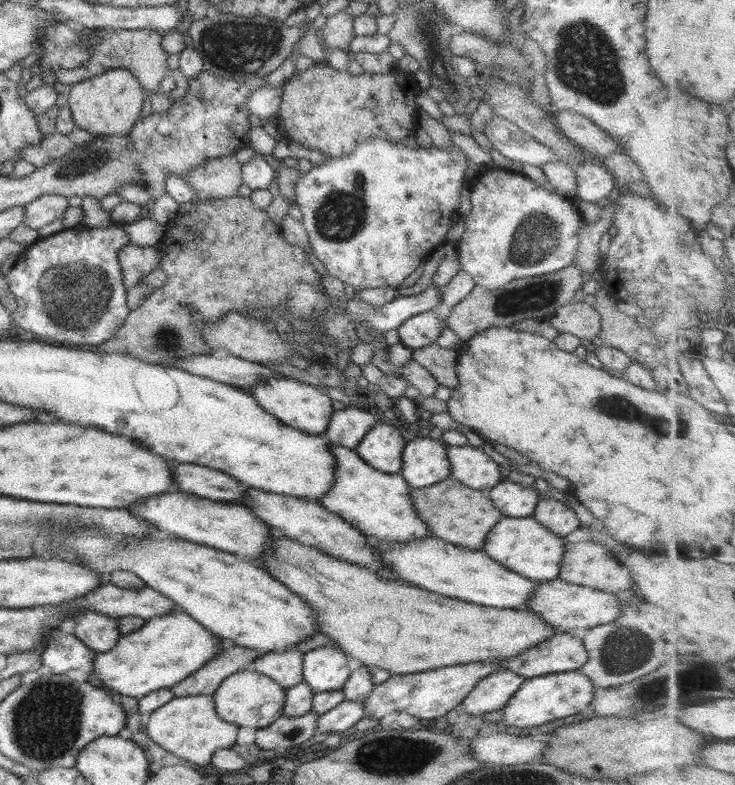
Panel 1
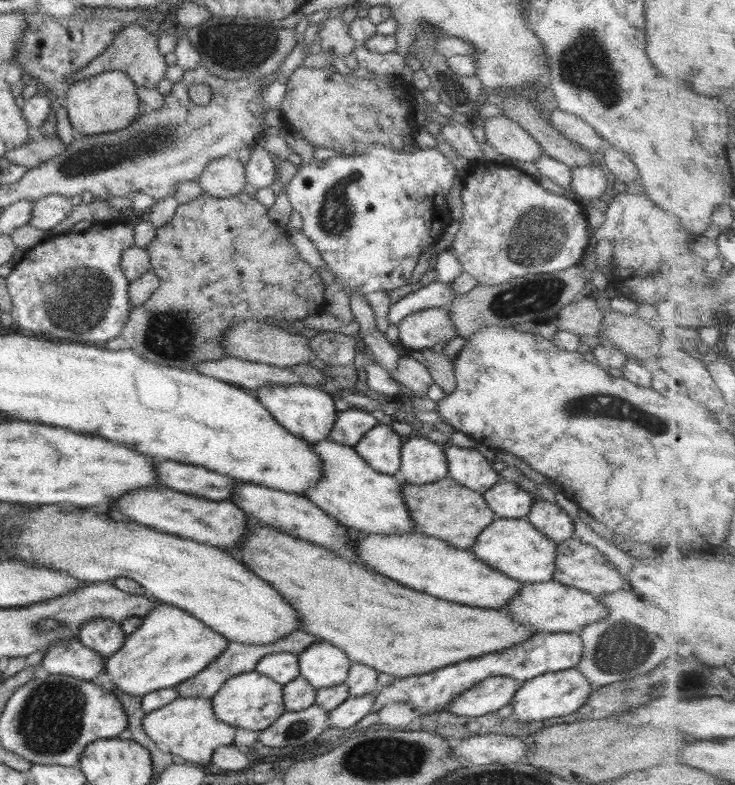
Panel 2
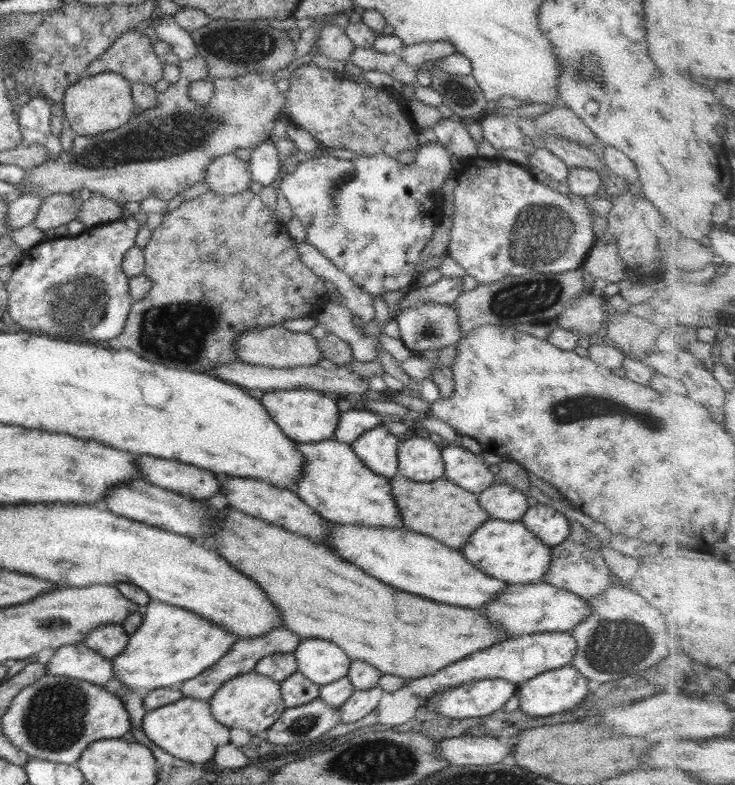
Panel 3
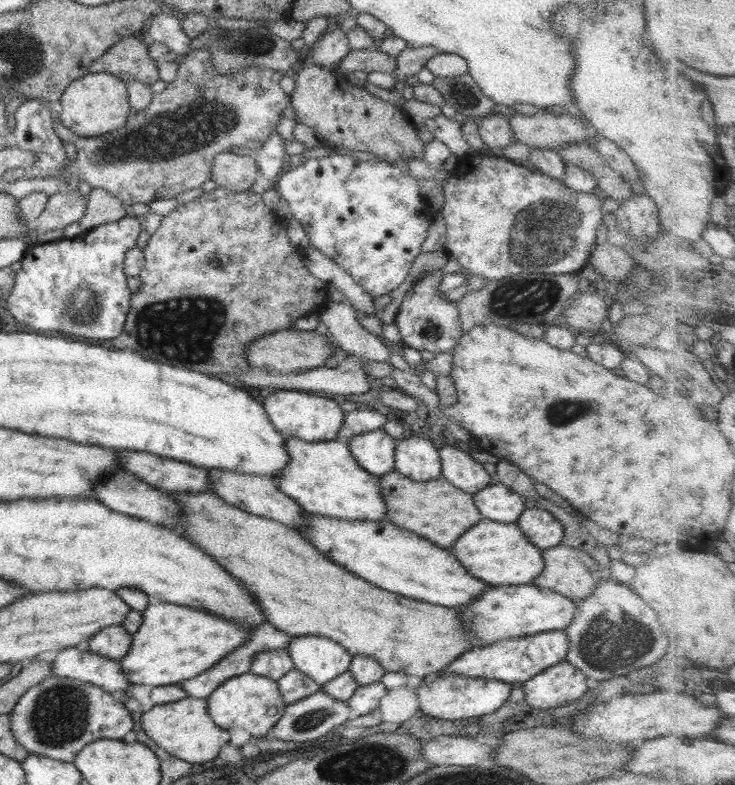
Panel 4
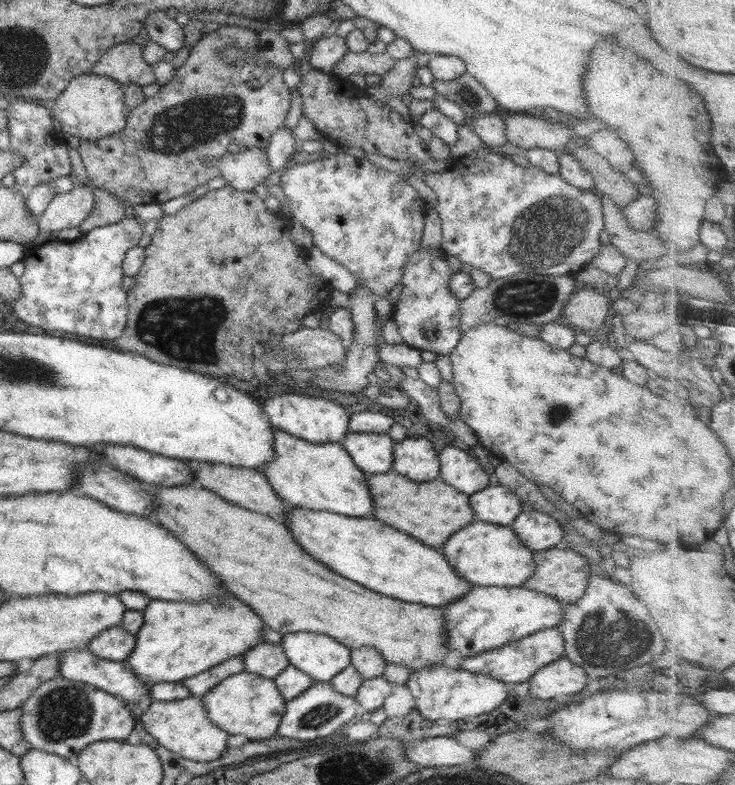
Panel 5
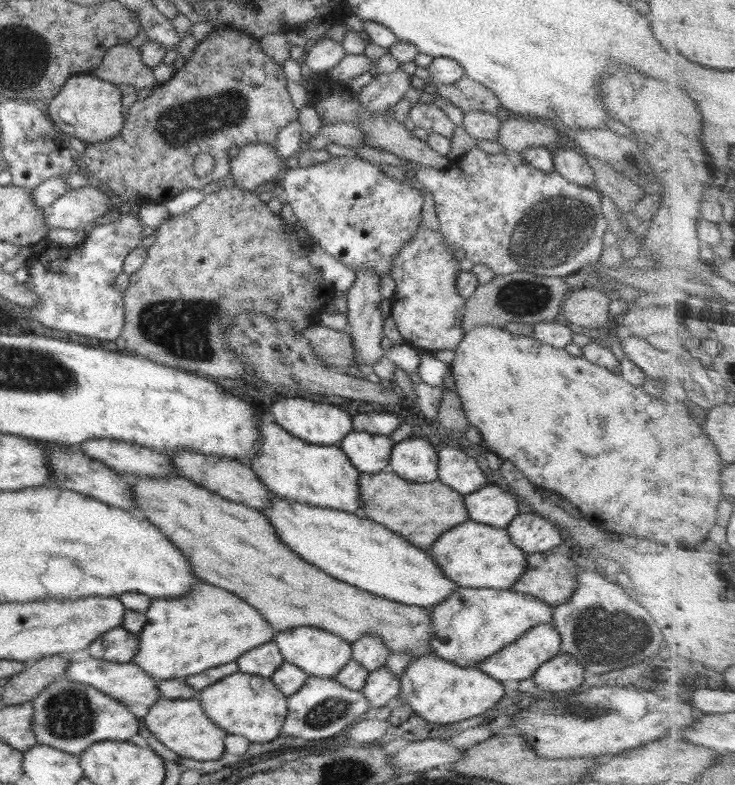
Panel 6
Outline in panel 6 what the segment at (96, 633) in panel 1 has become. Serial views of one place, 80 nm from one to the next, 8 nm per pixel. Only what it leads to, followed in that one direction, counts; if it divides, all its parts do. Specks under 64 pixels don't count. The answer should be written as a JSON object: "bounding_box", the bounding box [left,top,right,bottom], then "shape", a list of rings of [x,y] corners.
{"bounding_box":[88,626,139,664],"shape":[[[120,626],[98,636],[92,641],[88,650],[90,656],[94,658],[124,664],[132,662],[139,651],[139,644],[139,635]]]}

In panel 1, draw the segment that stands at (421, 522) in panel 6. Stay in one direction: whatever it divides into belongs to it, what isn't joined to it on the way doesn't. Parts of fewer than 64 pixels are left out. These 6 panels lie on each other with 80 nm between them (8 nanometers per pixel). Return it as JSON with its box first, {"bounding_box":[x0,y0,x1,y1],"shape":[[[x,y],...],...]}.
{"bounding_box":[409,476,504,549],"shape":[[[452,476],[445,478],[442,482],[431,484],[424,488],[411,487],[409,493],[411,503],[414,505],[418,517],[426,523],[426,526],[431,530],[431,534],[450,544],[456,544],[464,548],[480,549],[485,543],[485,536],[488,531],[504,517],[502,512],[492,504],[487,492],[467,487]]]}

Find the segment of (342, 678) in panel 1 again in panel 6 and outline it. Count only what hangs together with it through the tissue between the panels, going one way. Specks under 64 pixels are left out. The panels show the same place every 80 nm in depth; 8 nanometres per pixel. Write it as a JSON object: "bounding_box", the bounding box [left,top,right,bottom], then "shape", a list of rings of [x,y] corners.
{"bounding_box":[273,626,352,678],"shape":[[[303,626],[291,628],[284,632],[277,632],[273,641],[286,662],[318,678],[336,676],[340,669],[352,659],[352,649],[349,642],[342,640],[331,632],[323,631],[316,627]]]}

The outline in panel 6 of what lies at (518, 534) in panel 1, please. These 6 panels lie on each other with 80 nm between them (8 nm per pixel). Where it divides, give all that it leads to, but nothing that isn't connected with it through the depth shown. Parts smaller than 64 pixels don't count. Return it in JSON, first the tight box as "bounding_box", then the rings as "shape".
{"bounding_box":[427,520,528,589],"shape":[[[468,520],[464,524],[458,524],[454,528],[443,532],[427,550],[434,562],[442,569],[446,578],[449,578],[454,584],[466,588],[509,589],[525,573],[526,557],[528,556],[511,541],[505,528],[494,528],[472,520]]]}

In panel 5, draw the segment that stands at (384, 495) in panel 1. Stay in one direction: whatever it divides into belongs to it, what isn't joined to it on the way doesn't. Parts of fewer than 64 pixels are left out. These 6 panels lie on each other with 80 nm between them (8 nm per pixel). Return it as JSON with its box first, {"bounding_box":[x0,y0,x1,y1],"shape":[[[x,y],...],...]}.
{"bounding_box":[264,429,374,518],"shape":[[[274,429],[275,457],[264,468],[271,489],[292,507],[334,512],[352,518],[373,517],[374,503],[367,488],[367,477],[339,443],[318,444]]]}

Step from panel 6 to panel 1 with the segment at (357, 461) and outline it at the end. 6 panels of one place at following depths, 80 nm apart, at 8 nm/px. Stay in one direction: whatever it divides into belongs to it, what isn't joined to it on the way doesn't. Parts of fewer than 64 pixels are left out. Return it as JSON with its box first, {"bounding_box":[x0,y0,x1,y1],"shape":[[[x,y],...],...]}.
{"bounding_box":[355,418,408,474],"shape":[[[379,418],[364,435],[355,451],[372,468],[390,474],[399,473],[402,468],[402,451],[408,435]]]}

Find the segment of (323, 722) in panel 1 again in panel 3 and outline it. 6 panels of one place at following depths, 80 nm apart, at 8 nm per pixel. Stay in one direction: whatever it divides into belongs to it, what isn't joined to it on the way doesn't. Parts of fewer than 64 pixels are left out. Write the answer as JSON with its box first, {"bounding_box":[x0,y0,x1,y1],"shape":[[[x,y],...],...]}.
{"bounding_box":[339,686,383,724],"shape":[[[376,686],[371,689],[355,689],[350,698],[339,707],[340,724],[354,723],[377,708],[383,690]]]}

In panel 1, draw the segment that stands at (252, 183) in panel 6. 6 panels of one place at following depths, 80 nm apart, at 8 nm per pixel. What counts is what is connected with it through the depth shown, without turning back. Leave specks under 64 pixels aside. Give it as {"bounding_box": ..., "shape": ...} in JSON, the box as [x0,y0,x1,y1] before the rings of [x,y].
{"bounding_box":[184,155,243,200],"shape":[[[234,155],[209,158],[184,180],[194,188],[194,200],[233,197],[243,185],[241,163]]]}

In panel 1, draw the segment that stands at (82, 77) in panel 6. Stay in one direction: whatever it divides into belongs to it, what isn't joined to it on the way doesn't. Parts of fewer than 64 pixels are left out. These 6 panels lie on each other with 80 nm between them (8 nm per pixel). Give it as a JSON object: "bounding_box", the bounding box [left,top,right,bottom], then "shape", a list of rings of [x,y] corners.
{"bounding_box":[69,68,147,135],"shape":[[[113,68],[72,85],[69,109],[78,129],[98,135],[127,135],[139,123],[138,117],[147,94],[139,80],[125,68]]]}

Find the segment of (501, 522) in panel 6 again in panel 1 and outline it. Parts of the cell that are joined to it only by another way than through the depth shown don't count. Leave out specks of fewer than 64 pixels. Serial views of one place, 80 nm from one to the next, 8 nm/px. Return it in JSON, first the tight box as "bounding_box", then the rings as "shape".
{"bounding_box":[487,480,538,517],"shape":[[[501,480],[487,491],[492,504],[505,517],[530,517],[538,502],[535,486],[522,486],[520,483]]]}

